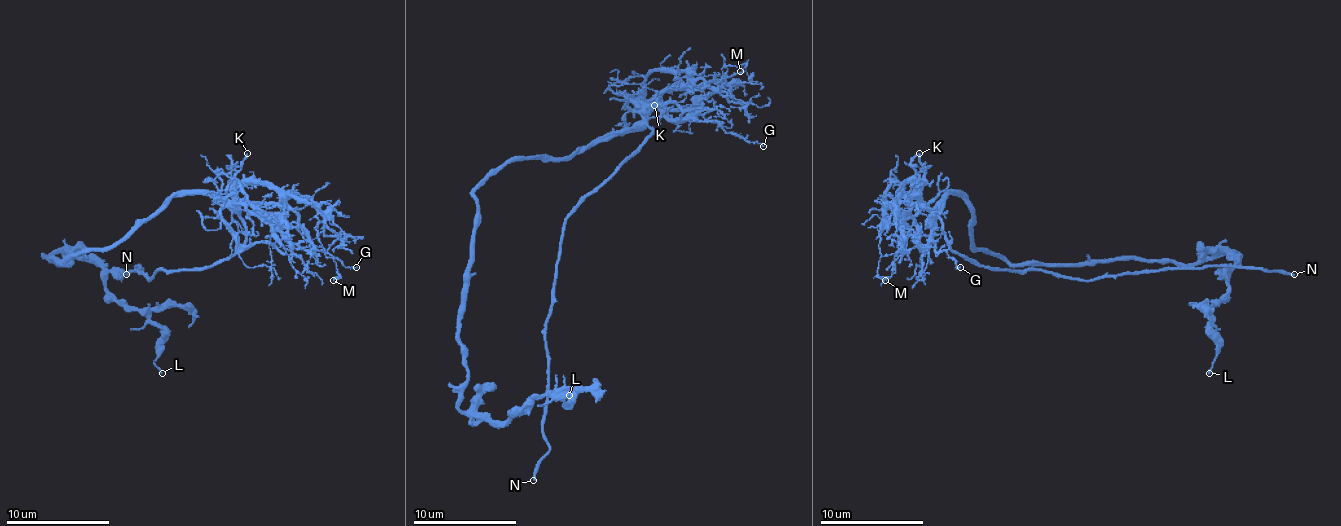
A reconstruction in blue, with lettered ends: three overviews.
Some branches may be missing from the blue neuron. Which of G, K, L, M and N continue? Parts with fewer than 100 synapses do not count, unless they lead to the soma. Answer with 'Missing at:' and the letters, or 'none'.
Missing at: N

